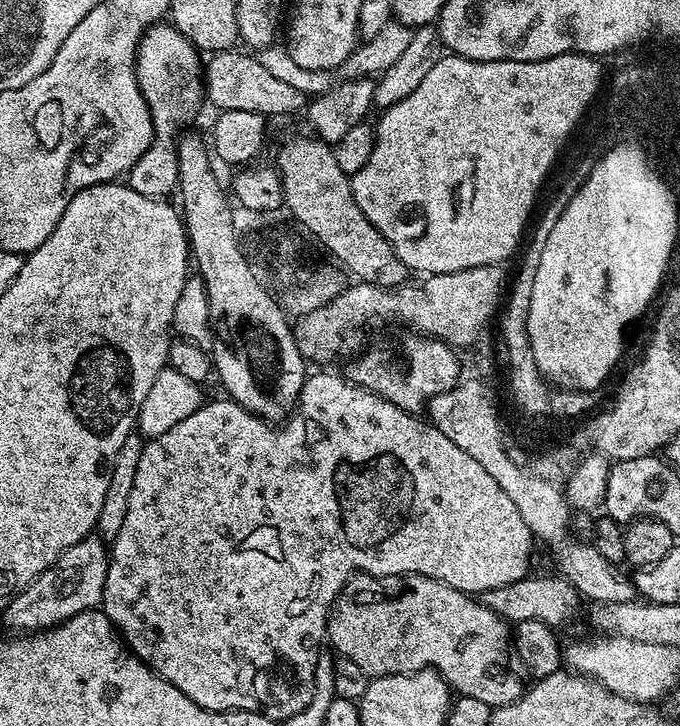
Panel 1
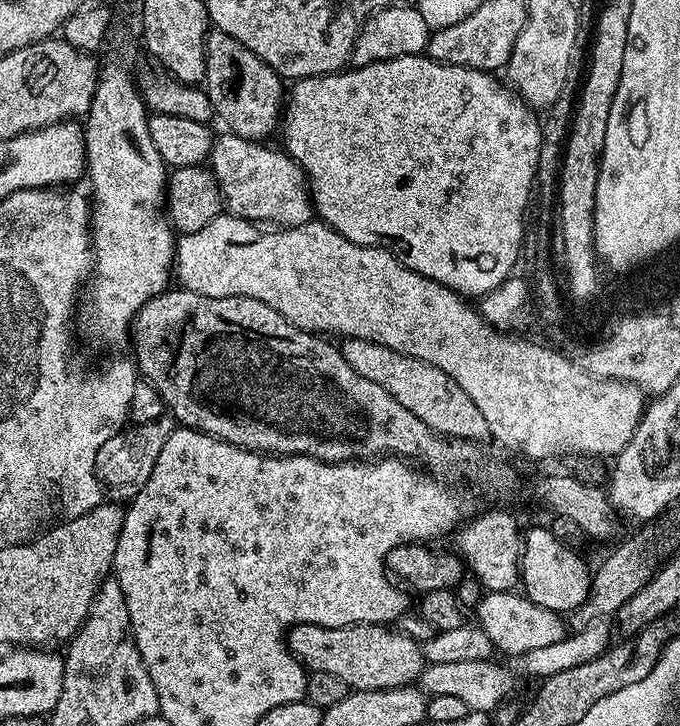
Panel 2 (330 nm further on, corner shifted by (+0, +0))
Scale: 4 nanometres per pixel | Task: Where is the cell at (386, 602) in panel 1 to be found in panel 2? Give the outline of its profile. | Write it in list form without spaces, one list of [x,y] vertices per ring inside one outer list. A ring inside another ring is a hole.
[[[296,624],[293,628],[288,629],[286,637],[288,641],[288,649],[292,652],[293,656],[300,661],[301,665],[308,672],[321,672],[322,674],[335,674],[337,678],[342,678],[342,682],[346,682],[349,689],[357,692],[377,692],[383,688],[402,688],[411,685],[413,682],[419,681],[420,673],[426,667],[424,656],[424,649],[417,641],[410,639],[406,634],[396,631],[395,627],[385,626],[382,624],[351,624],[349,628],[323,628],[317,624]]]

